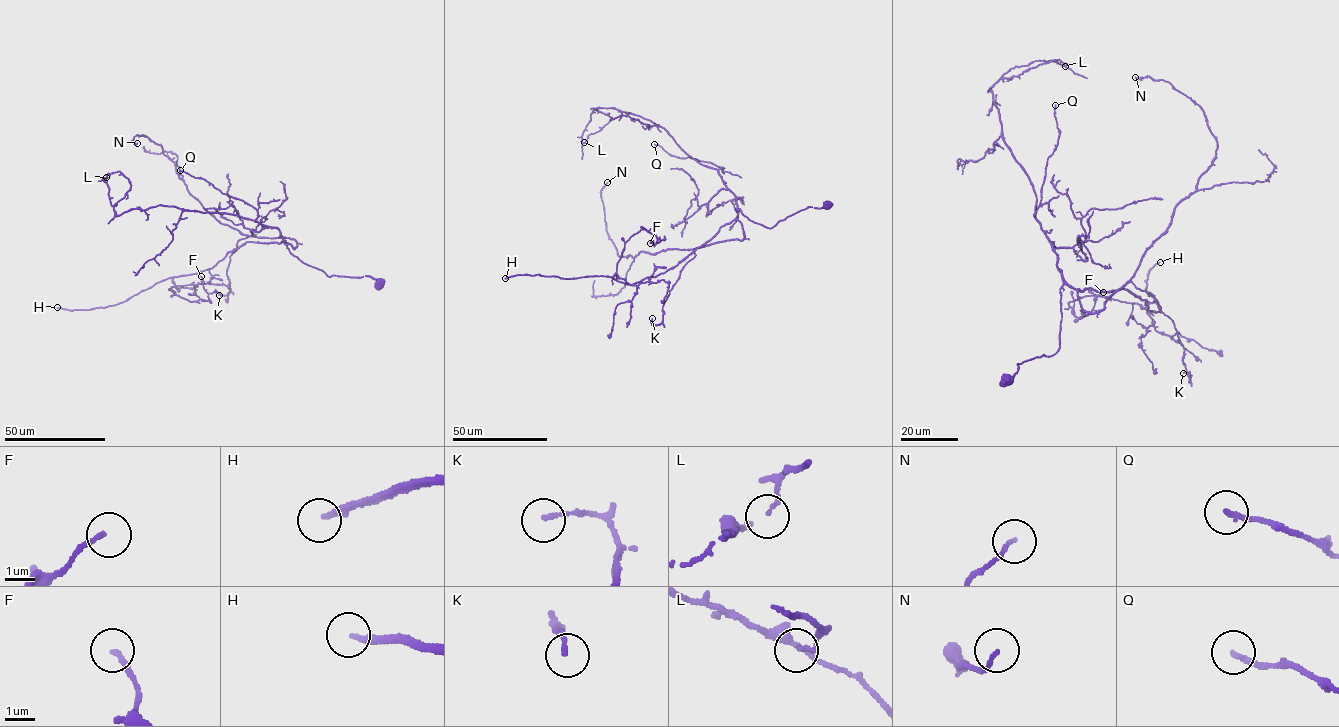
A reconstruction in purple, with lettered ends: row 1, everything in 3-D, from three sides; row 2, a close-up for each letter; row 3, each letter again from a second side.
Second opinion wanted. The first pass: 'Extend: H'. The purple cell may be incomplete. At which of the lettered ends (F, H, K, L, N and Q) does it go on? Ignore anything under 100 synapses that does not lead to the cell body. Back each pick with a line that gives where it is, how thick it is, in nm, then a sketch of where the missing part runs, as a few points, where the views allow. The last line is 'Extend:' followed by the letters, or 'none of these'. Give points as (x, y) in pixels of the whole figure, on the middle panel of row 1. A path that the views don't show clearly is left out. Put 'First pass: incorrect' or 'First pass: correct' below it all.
H: place (505, 278); calibre 190 nm
Extend: H
First pass: correct

